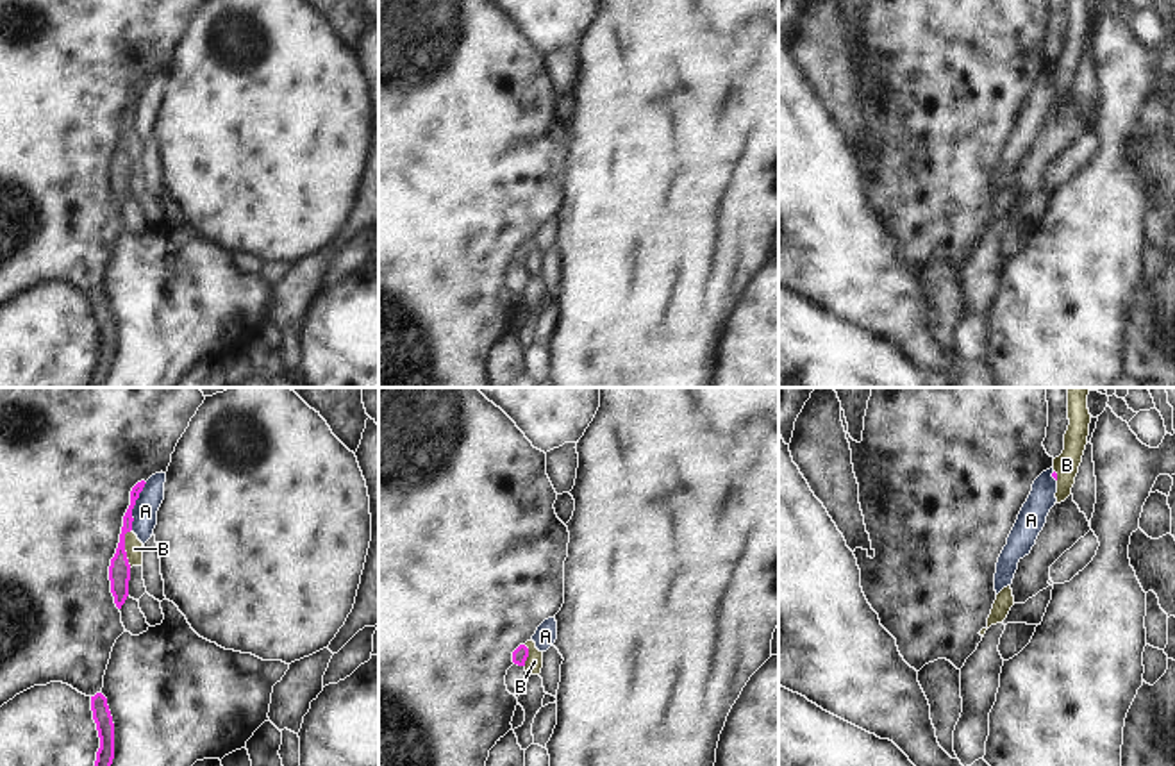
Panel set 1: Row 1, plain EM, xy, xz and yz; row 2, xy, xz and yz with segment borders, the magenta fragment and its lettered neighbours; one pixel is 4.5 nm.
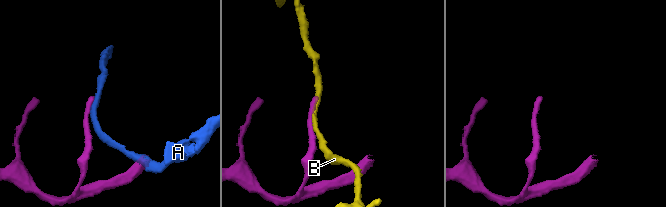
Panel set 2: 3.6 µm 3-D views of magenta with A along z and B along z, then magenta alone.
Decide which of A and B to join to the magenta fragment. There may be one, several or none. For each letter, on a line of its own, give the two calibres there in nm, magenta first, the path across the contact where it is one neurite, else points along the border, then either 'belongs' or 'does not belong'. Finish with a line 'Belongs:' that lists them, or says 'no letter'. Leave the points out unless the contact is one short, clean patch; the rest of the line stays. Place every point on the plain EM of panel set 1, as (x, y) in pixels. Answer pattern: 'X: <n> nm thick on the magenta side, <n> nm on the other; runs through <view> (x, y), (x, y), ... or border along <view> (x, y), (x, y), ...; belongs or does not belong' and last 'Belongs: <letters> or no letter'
A: 60 nm thick on the magenta side, 110 nm on the other; border along xy (147, 83), (133, 109), (131, 129); does not belong
B: 100 nm thick on the magenta side, 90 nm on the other; does not belong
Belongs: no letter

